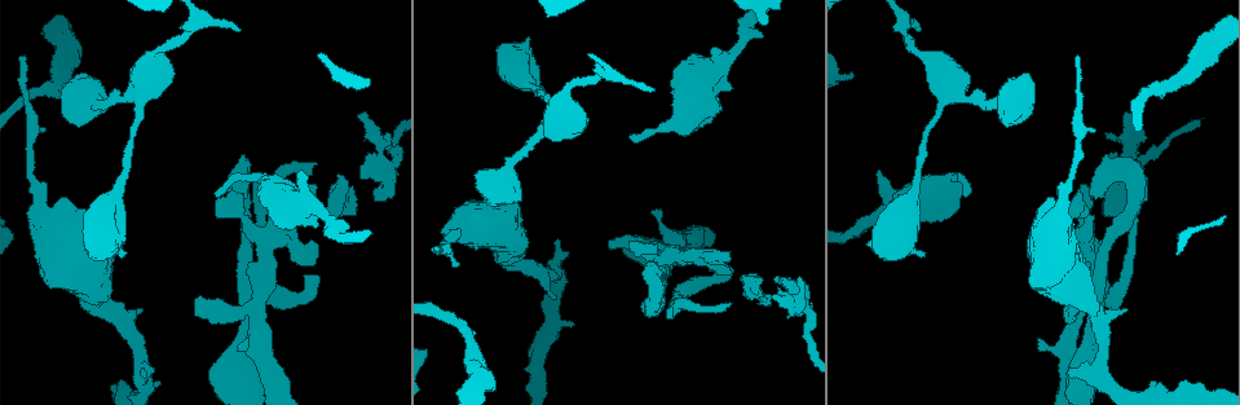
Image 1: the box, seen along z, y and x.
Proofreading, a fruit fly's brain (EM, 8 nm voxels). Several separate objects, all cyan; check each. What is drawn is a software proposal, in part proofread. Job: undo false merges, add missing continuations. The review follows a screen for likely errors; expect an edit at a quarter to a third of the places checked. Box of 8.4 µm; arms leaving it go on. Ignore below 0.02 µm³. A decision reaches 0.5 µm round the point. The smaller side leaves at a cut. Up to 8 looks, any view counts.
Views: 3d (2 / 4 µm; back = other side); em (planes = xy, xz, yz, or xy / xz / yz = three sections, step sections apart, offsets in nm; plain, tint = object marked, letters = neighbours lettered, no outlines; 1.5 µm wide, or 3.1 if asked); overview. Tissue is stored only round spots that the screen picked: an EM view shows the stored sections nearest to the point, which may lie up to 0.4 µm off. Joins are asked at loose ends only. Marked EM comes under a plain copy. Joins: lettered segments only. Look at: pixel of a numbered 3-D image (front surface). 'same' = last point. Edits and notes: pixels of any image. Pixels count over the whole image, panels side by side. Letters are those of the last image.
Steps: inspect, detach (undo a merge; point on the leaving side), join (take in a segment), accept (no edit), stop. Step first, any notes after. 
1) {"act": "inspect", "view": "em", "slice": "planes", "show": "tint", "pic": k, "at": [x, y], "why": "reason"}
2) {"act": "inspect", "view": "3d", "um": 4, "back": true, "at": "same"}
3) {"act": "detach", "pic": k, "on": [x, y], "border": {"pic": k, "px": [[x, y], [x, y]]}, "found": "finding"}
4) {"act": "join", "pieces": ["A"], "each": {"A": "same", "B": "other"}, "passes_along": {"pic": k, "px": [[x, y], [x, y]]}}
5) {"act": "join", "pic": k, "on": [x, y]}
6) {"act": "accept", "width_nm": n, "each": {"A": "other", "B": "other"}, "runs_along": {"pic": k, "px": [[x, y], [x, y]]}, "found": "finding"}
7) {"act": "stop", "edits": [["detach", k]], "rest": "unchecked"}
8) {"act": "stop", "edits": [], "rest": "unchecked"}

{"act": "inspect", "view": "em", "slice": "yz", "step": 4, "show": "letters", "pic": 1, "at": [880, 173], "why": "branch stops here"}

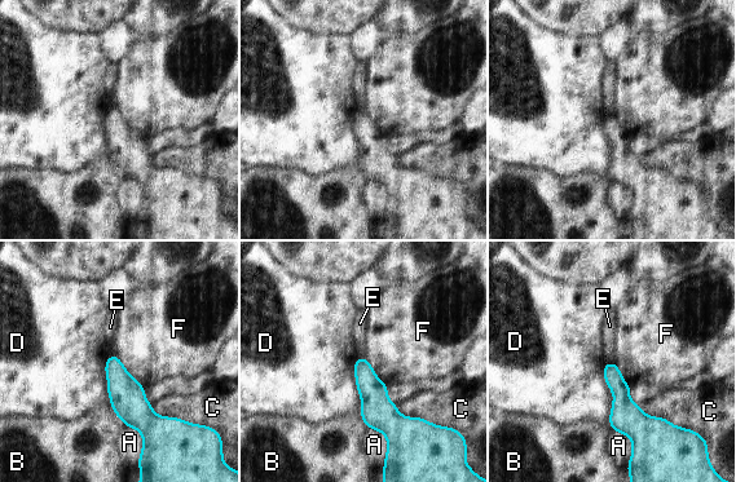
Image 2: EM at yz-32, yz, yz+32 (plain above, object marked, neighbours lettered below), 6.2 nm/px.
{"act": "accept", "each": {"A": "other", "B": "other", "C": "other", "D": "other", "E": "other", "F": "other"}, "border": {"pic": 2, "px": [[113, 354], [144, 387]]}, "found": "none of them fits"}

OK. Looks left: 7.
{"act": "inspect", "view": "3d", "um": 4, "back": true, "pic": 1, "at": [1049, 197], "why": "free end"}

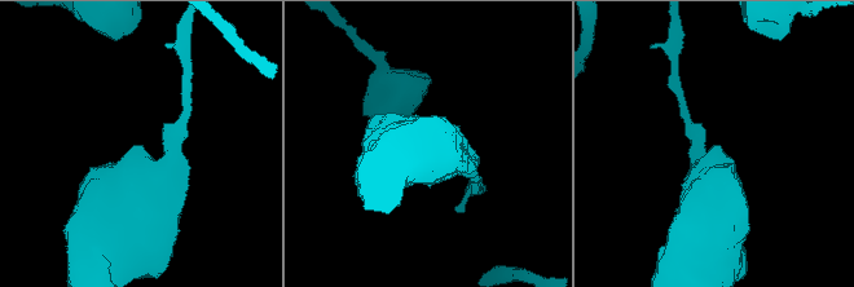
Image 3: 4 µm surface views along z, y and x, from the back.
{"act": "inspect", "view": "em", "slice": "planes", "show": "letters", "pic": 3, "at": [135, 145]}

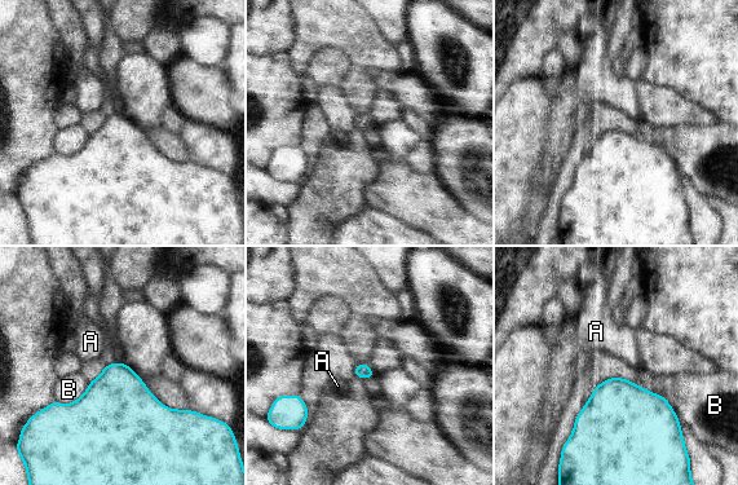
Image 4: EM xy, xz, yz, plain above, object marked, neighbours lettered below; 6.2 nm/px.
{"act": "accept", "each": {"A": "other", "B": "other"}, "border": {"pic": 4, "px": [[635, 384], [661, 395], [674, 410]]}, "found": "none of them fits"}

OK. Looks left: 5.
{"act": "inspect", "view": "3d", "um": 4, "back": true, "pic": 1, "at": [195, 298], "why": "free end"}

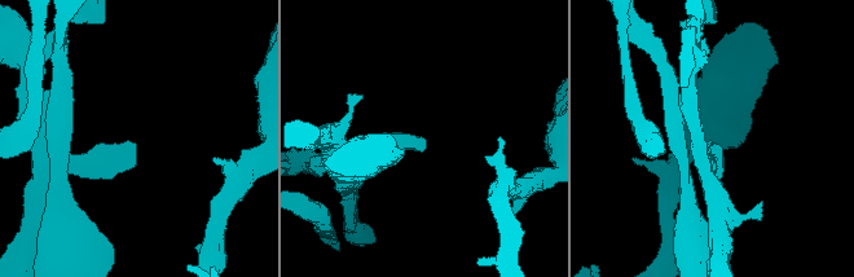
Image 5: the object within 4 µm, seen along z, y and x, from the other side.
{"act": "inspect", "view": "em", "slice": "planes", "show": "letters", "pic": 5, "at": [421, 146]}

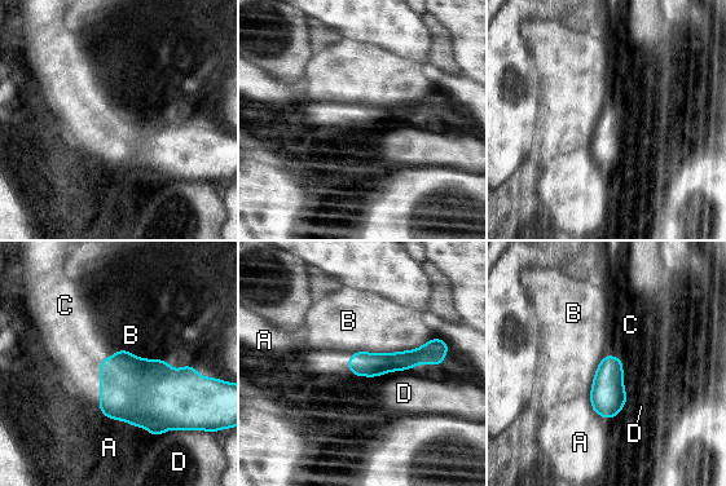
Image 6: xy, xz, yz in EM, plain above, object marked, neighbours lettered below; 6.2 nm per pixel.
{"act": "join", "pieces": ["C"], "width_nm": 160, "each": {"A": "other", "B": "other", "C": "same", "D": "other"}, "passes_along": {"pic": 6, "px": [[608, 396], [612, 356], [630, 325]]}, "found": "the neuron continues"}

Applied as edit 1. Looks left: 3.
{"act": "inspect", "view": "3d", "um": 2, "pic": 1, "at": [384, 167], "why": "sharp bend"}

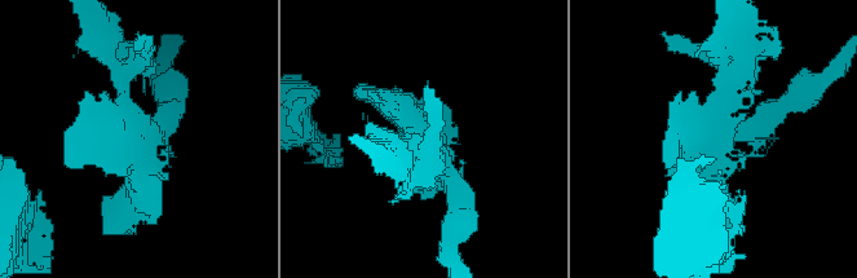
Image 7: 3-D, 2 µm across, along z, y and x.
{"act": "inspect", "view": "em", "slice": "planes", "show": "tint", "pic": 7, "at": [142, 130]}

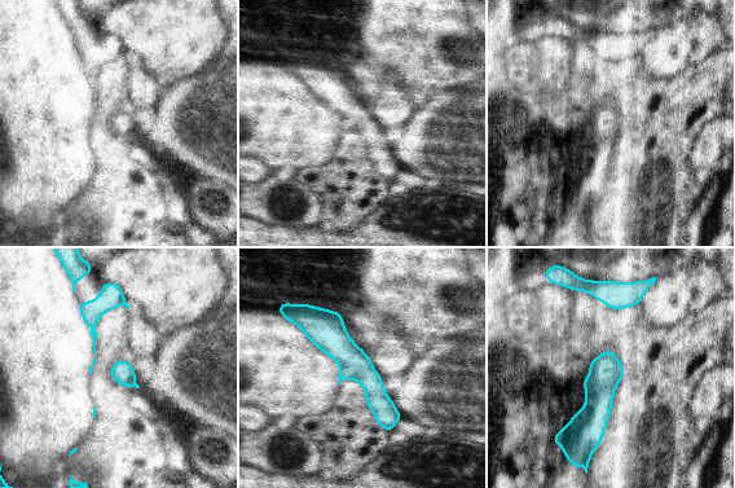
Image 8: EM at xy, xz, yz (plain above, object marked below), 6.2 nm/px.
{"act": "inspect", "view": "em", "slice": "planes", "show": "letters", "at": "same", "why": "what lies round it"}

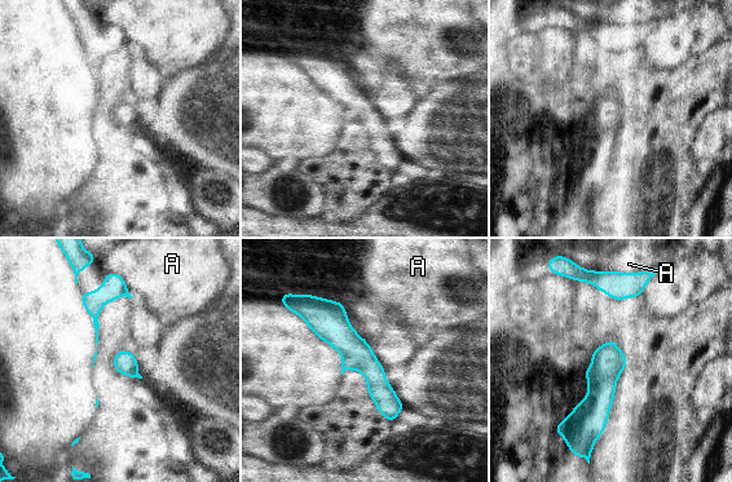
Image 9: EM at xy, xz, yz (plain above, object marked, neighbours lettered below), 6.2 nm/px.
{"act": "accept", "each": {"A": "other"}, "found": "one neuron here"}

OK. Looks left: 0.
{"act": "stop", "edits": [["join", 6]], "rest": "unchecked"}

